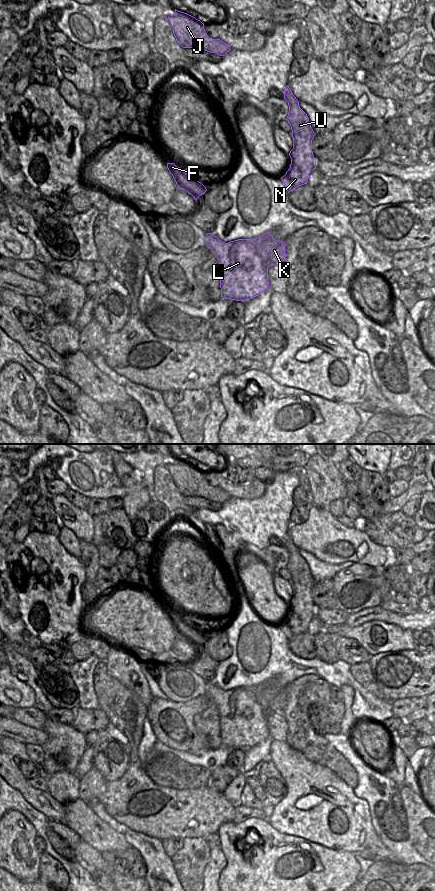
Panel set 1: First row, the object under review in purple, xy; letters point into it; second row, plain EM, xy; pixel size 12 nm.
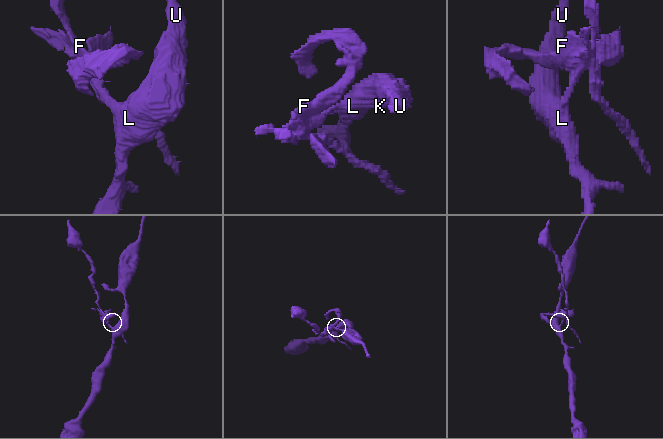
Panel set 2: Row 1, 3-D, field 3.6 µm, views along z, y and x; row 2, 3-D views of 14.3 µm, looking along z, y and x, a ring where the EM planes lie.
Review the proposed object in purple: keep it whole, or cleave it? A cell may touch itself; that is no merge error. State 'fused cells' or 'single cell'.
fused cells

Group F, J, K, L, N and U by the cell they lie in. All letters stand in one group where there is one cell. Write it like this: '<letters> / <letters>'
F / J K L N U

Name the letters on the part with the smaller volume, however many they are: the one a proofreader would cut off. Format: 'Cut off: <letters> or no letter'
Cut off: F

